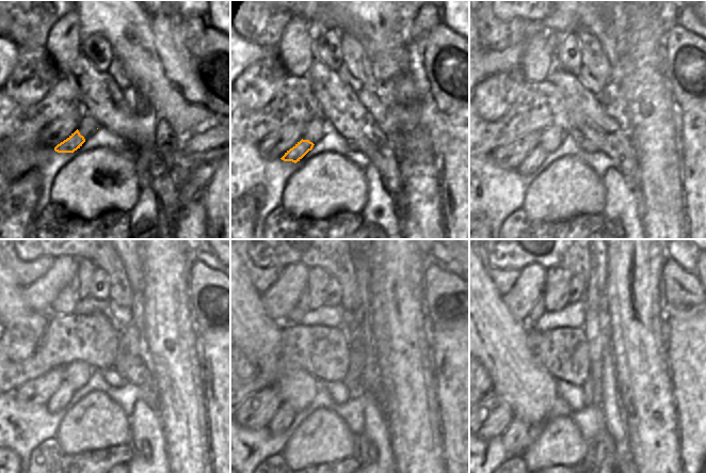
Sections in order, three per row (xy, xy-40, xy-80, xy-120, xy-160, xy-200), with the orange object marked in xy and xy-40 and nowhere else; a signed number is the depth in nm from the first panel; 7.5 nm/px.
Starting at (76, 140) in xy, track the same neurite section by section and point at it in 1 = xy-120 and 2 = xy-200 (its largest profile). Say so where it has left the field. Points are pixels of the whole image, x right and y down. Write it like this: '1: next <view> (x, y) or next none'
1: next xy-120 (60, 399)
2: next xy-200 (518, 435)

